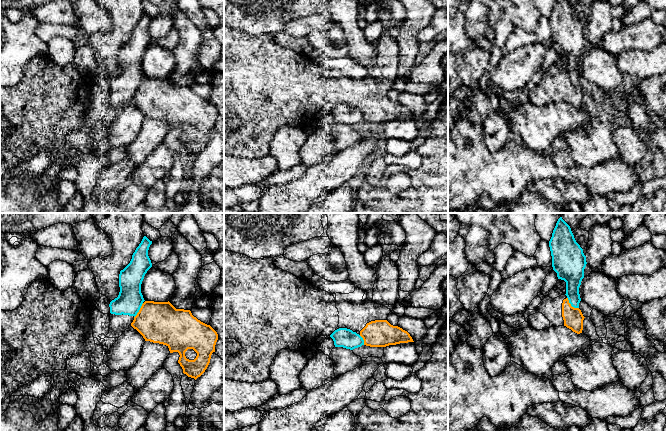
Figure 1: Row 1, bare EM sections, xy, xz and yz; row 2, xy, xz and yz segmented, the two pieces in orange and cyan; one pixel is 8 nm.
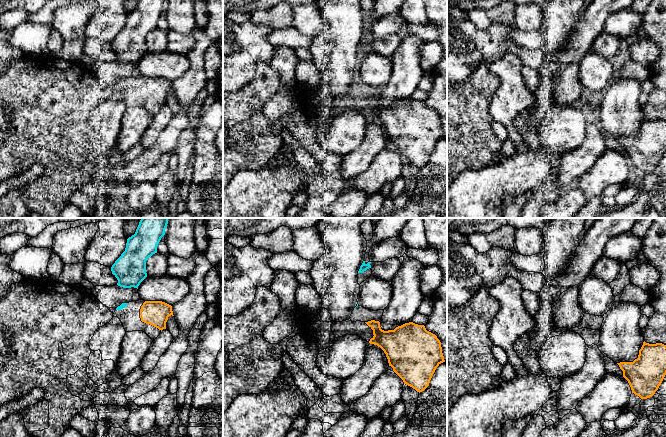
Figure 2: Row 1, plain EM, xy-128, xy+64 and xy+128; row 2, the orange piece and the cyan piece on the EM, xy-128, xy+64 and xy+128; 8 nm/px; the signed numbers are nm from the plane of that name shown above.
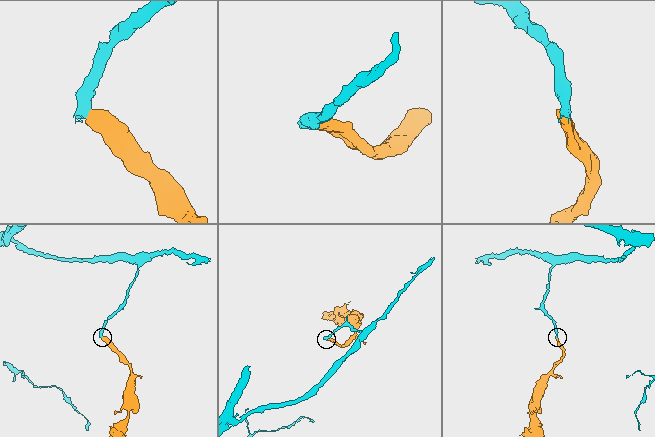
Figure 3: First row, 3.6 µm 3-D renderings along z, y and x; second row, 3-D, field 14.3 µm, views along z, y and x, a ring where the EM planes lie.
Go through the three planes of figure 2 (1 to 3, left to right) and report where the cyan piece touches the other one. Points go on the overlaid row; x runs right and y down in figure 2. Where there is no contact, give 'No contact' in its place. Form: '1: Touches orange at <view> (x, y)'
1: No contact
2: No contact
3: No contact

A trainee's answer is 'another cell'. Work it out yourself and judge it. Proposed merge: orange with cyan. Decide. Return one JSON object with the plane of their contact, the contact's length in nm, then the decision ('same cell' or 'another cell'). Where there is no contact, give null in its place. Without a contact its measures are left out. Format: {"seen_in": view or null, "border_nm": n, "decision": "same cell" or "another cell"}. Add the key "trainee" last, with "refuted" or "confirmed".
{"seen_in": "yz", "border_nm": 130, "decision": "another cell", "trainee": "confirmed"}

